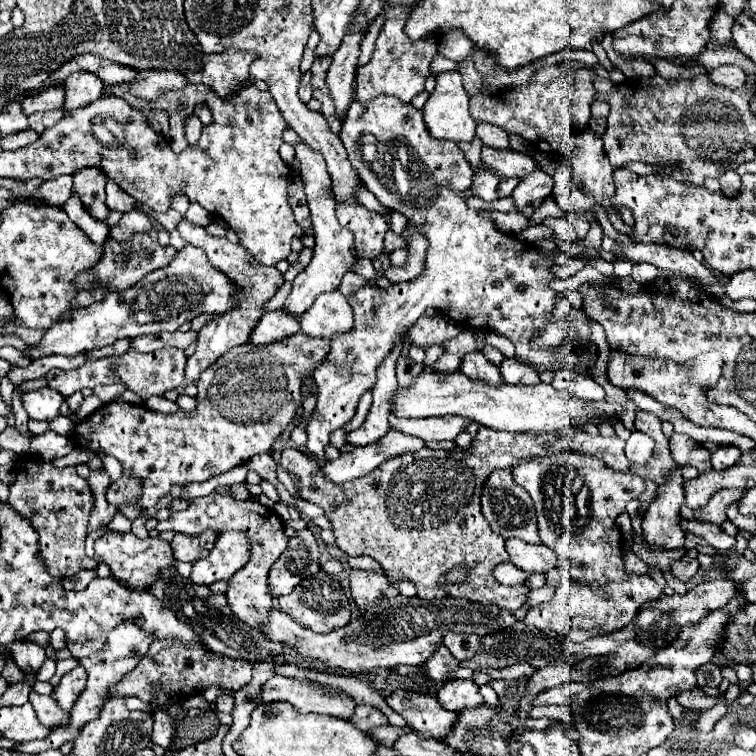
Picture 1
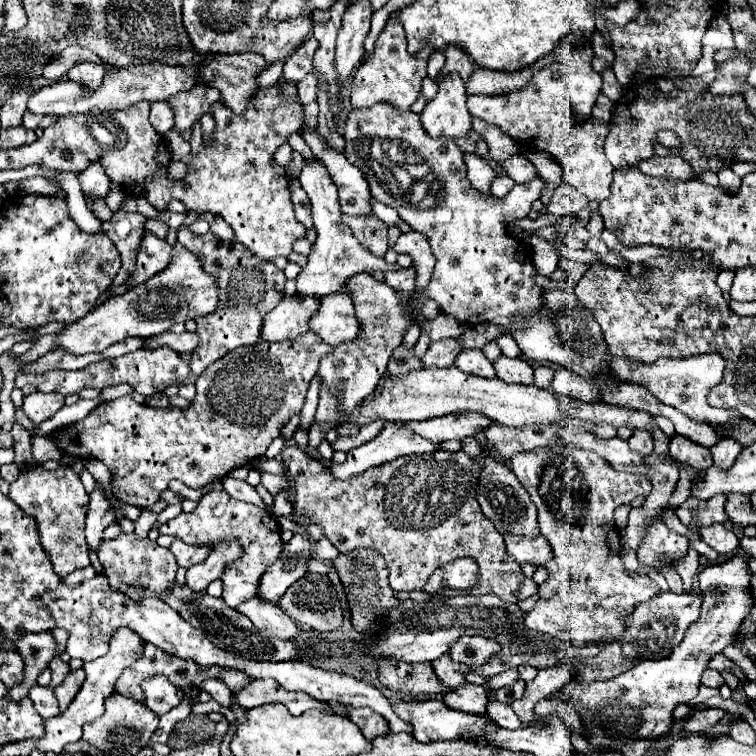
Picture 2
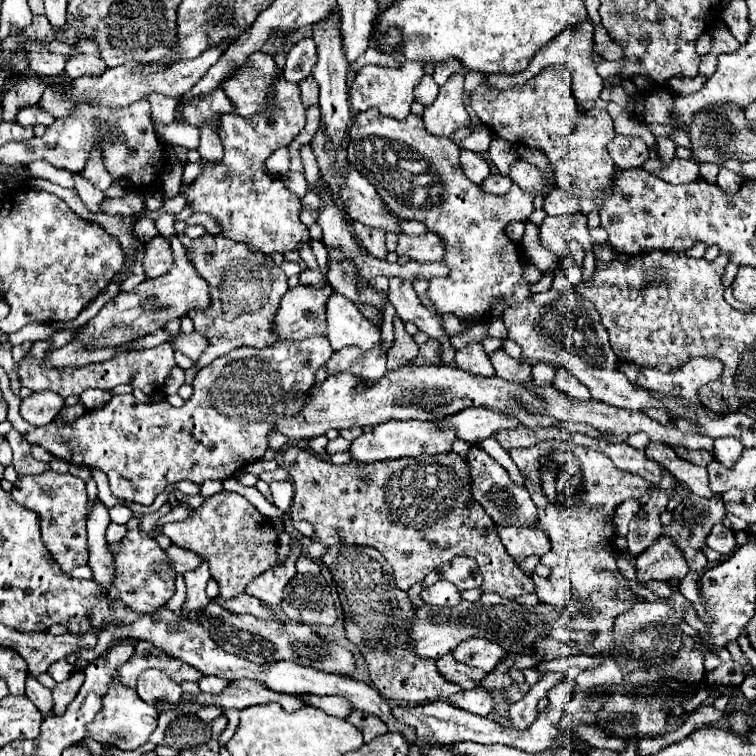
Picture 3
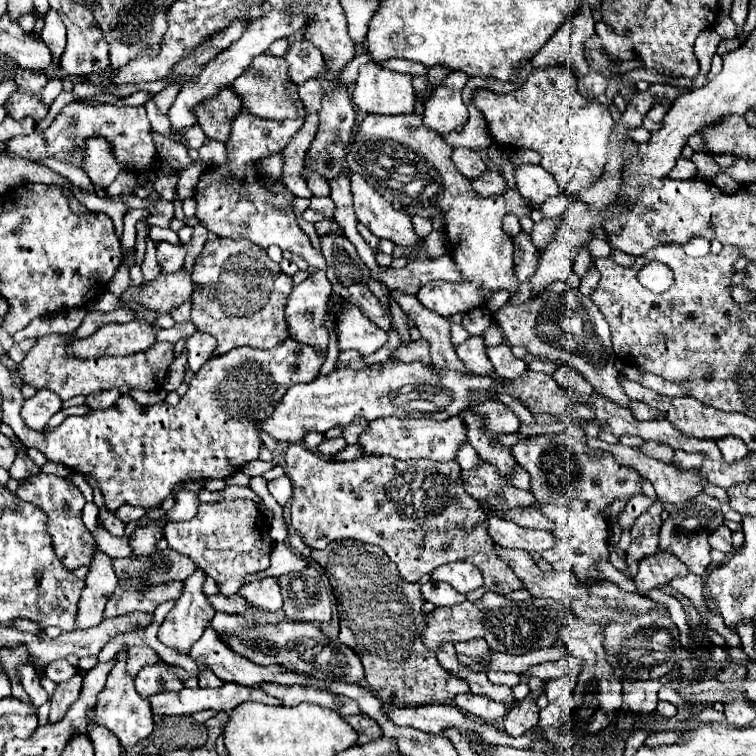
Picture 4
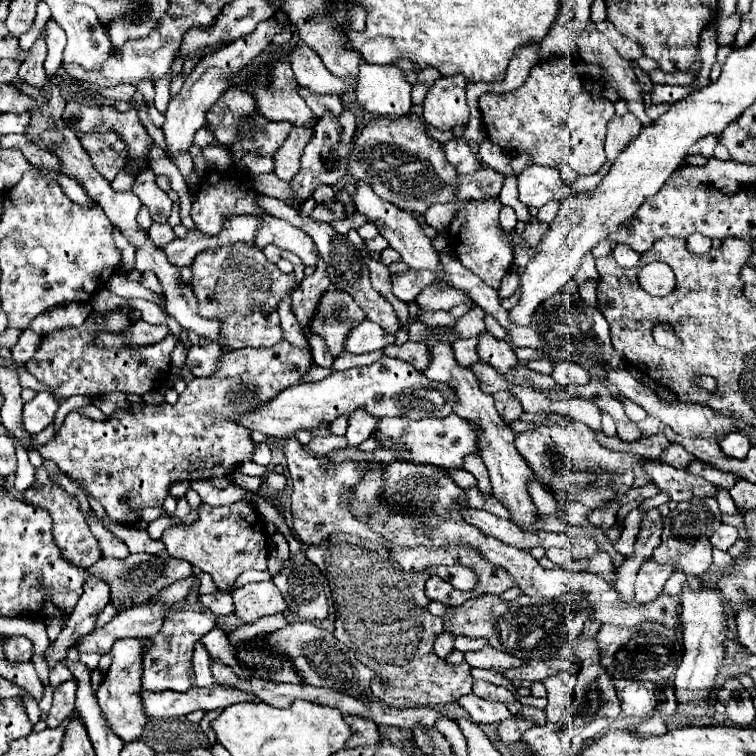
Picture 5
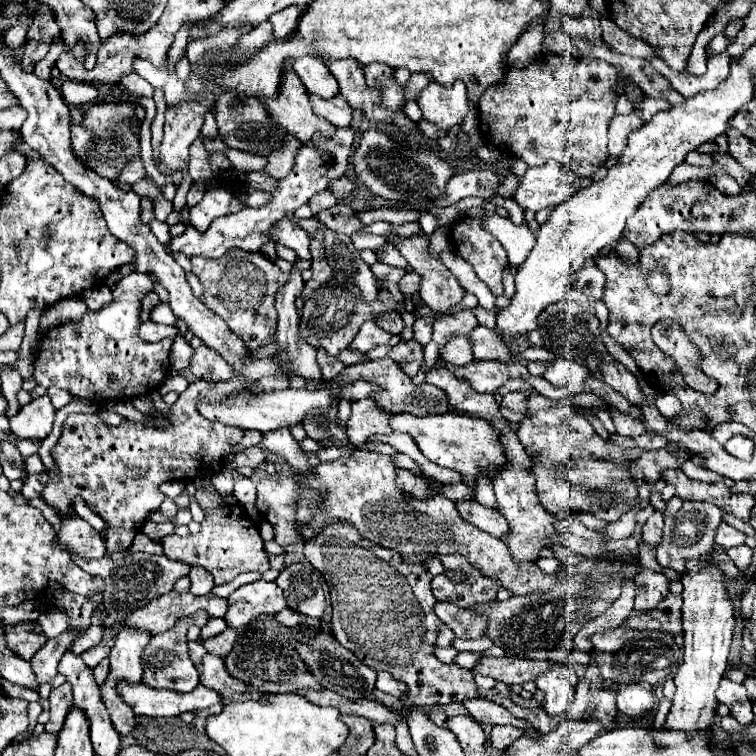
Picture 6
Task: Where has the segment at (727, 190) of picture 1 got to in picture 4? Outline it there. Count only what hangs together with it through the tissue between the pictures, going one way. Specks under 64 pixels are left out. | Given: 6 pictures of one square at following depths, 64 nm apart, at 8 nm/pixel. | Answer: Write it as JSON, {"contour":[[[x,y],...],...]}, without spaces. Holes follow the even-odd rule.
{"contour":[[[720,172],[720,174],[716,176],[714,184],[716,184],[722,192],[728,192],[728,194],[732,194],[732,192],[736,192],[736,190],[740,188],[740,184],[738,184],[730,174],[726,174],[726,172]]]}

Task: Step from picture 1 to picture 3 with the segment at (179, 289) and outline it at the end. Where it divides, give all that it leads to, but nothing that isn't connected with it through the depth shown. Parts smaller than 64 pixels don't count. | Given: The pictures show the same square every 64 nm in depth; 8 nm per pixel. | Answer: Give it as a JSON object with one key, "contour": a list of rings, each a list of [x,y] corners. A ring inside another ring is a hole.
{"contour":[[[176,236],[170,238],[170,246],[172,246],[174,264],[166,274],[152,280],[144,280],[130,292],[120,292],[94,318],[90,318],[84,326],[80,326],[74,332],[72,340],[82,342],[88,350],[118,346],[138,336],[154,334],[156,330],[162,330],[166,322],[188,316],[190,310],[200,310],[200,308],[206,310],[212,304],[208,282],[202,276],[198,276],[194,264],[186,256],[186,248],[180,244]]]}

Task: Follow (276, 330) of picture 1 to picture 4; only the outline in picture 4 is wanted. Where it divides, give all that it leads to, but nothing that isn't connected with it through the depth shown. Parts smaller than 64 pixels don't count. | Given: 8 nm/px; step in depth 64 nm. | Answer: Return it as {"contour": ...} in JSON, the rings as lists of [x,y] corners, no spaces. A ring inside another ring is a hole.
{"contour":[[[316,270],[302,284],[296,284],[292,288],[292,292],[288,296],[288,304],[286,304],[286,326],[288,326],[290,338],[294,338],[298,342],[306,342],[306,344],[316,344],[316,348],[324,348],[324,350],[328,348],[330,334],[324,326],[324,318],[328,312],[330,296],[332,296],[332,288],[328,284],[324,270]]]}

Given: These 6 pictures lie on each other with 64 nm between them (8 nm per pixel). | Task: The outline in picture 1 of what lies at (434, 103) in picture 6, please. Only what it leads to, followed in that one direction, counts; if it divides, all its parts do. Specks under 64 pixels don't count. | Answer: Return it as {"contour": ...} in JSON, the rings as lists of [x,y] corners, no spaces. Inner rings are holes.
{"contour":[[[442,72],[436,76],[436,88],[430,94],[428,102],[424,104],[424,122],[428,124],[428,130],[432,136],[452,142],[470,142],[476,134],[476,122],[472,120],[468,112],[468,94],[462,86],[460,72]]]}

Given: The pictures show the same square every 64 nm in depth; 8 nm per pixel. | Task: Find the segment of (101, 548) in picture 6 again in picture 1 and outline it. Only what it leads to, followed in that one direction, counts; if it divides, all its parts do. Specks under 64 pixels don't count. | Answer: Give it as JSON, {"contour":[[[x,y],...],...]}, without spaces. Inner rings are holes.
{"contour":[[[20,456],[14,470],[16,470],[16,480],[14,480],[14,484],[10,484],[8,504],[14,512],[18,512],[20,516],[30,520],[30,524],[38,532],[38,536],[40,536],[40,540],[38,540],[40,552],[38,554],[44,560],[48,574],[58,580],[64,580],[64,578],[76,576],[82,570],[96,570],[96,566],[98,566],[96,560],[88,558],[84,554],[84,540],[88,534],[88,518],[94,508],[94,498],[92,498],[92,490],[90,490],[88,482],[84,478],[80,478],[72,466],[56,468],[52,462],[38,460],[36,456]]]}

